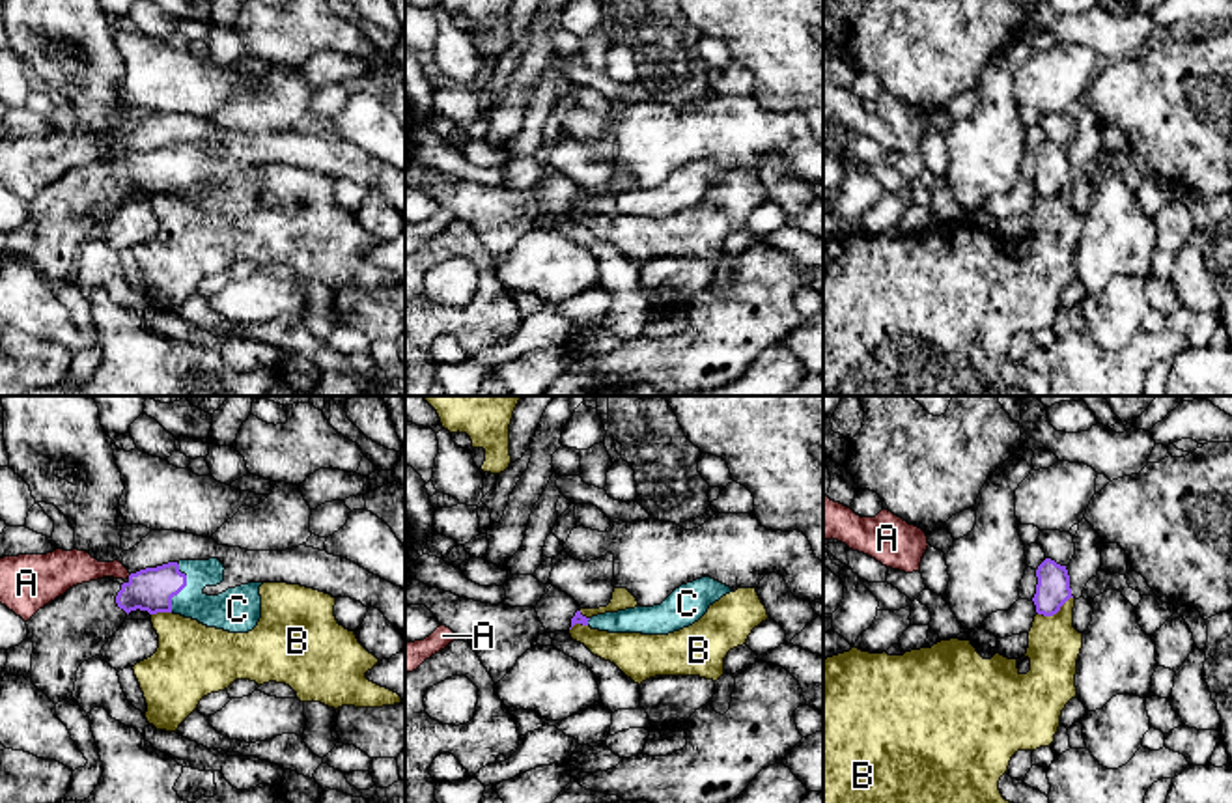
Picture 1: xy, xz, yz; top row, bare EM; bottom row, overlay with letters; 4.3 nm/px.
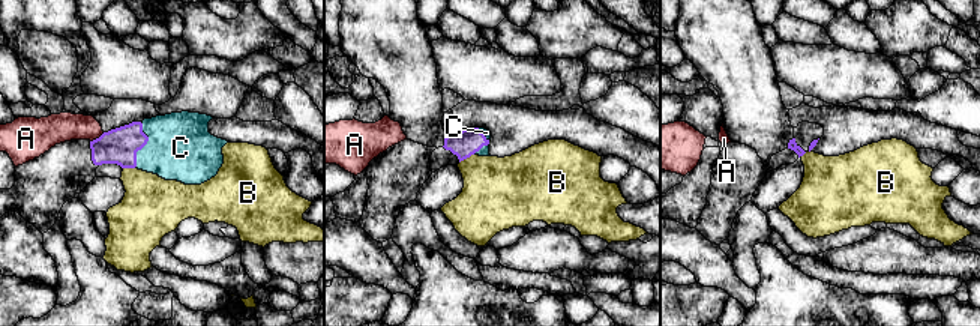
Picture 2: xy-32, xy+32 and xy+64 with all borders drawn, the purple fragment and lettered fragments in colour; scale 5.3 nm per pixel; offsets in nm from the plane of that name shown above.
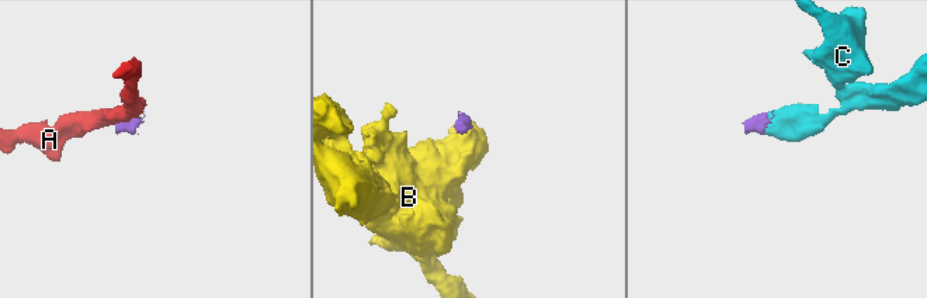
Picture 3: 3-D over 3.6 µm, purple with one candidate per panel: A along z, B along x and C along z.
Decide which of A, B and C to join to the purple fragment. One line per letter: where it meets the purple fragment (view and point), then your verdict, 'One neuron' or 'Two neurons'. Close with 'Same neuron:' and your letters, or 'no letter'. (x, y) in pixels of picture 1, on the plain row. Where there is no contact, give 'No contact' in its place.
A: Touches purple at xy (129, 157). Two neurons
B: Touches purple at yz (1055, 195). Two neurons
C: Touches purple at xy (183, 169). One neuron
Same neuron: C

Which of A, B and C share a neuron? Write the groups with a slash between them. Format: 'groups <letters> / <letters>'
groups A / B / C

